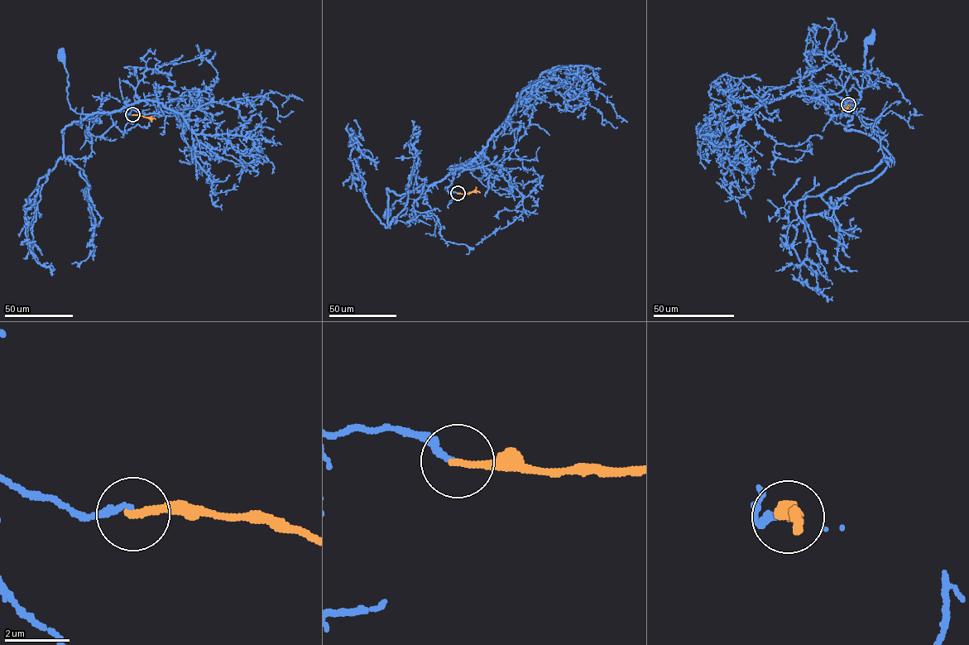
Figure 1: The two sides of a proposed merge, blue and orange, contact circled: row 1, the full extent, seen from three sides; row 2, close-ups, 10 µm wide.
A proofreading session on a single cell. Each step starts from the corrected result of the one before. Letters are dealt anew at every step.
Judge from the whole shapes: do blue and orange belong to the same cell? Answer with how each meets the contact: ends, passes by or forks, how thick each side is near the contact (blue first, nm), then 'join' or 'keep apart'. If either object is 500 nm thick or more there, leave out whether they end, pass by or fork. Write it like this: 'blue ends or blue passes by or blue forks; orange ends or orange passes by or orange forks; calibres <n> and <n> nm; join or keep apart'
blue ends; orange ends; calibres 160 and 240 nm; keep apart

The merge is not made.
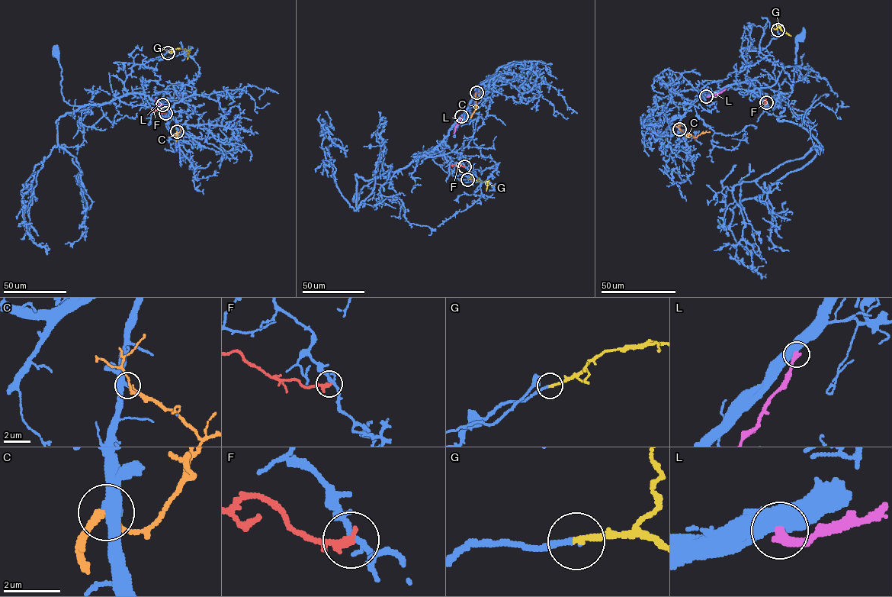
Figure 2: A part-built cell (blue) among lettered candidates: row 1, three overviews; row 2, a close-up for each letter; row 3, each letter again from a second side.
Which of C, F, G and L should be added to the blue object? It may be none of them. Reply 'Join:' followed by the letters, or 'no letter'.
Join: G

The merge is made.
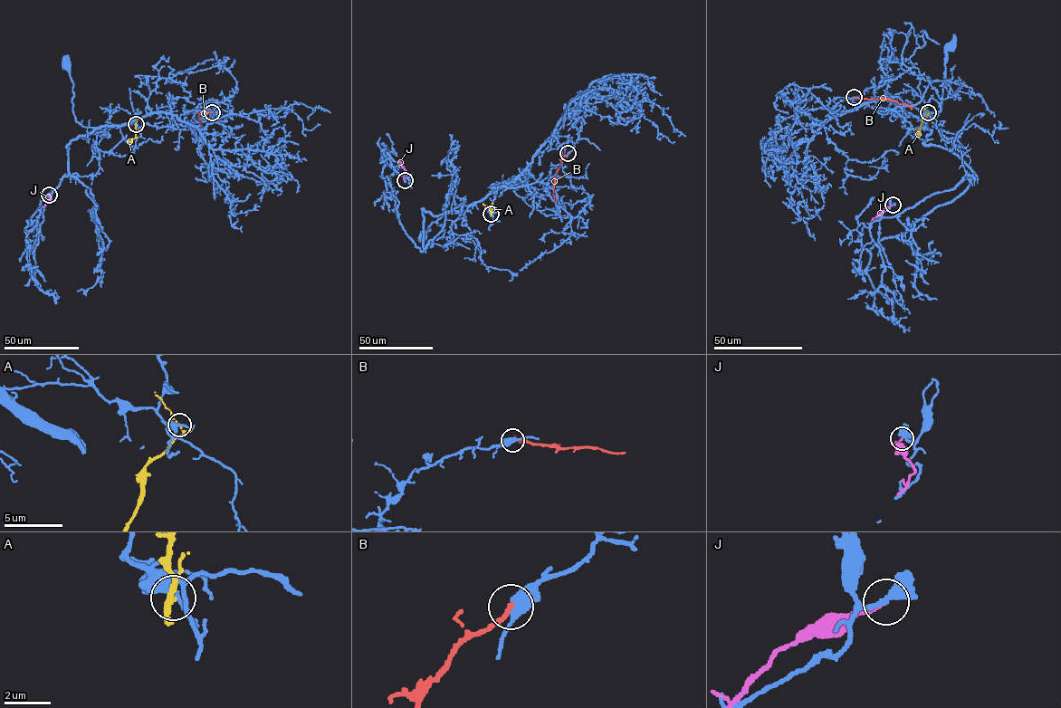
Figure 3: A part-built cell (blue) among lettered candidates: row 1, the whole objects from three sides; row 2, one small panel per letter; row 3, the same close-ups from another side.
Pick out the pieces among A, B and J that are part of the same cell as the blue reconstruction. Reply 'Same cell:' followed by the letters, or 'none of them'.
Same cell: none of them

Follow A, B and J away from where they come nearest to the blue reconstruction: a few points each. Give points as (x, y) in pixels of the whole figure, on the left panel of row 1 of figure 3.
A: (136, 124), (136, 137), (128, 143)
B: (212, 112), (199, 114), (200, 124)
J: (49, 195), (51, 199), (43, 207)

